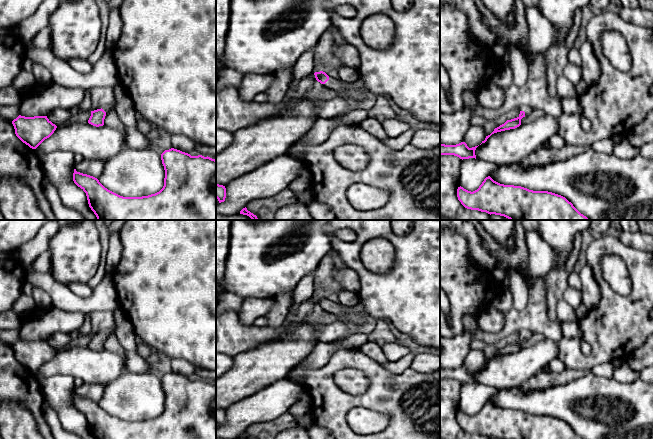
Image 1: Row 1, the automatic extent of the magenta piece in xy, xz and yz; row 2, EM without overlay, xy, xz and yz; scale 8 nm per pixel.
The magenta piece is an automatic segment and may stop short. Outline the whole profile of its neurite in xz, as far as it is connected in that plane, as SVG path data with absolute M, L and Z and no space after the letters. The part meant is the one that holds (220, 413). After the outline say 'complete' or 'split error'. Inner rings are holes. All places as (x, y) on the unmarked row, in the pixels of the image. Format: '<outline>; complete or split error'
M216 408L216 422L219 427L224 426L226 422L226 412L223 409Z; complete

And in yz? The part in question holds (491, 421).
M490 400L473 416L458 411L457 421L465 432L490 439L583 439L561 419L500 408Z; complete

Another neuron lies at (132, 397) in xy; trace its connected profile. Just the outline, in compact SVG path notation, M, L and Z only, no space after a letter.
M125 371L105 386L99 406L123 421L142 421L159 416L164 410L165 394L161 379L153 373Z

